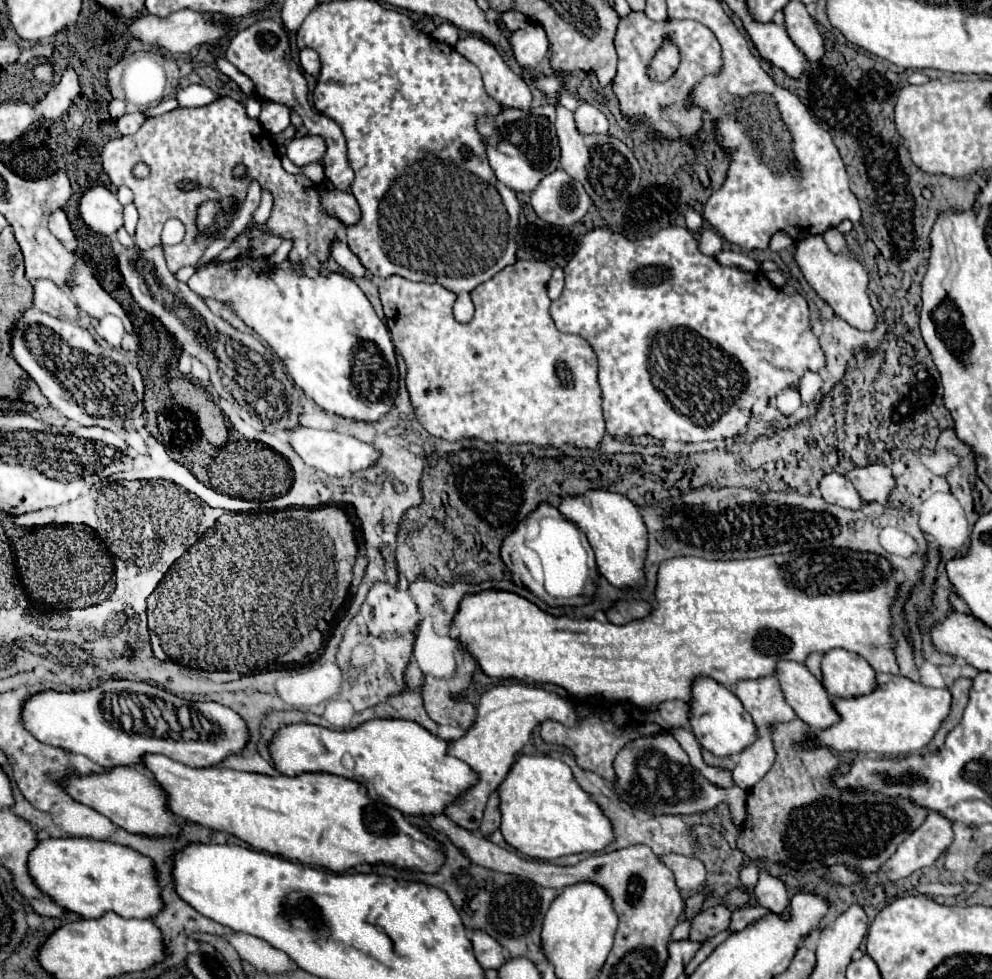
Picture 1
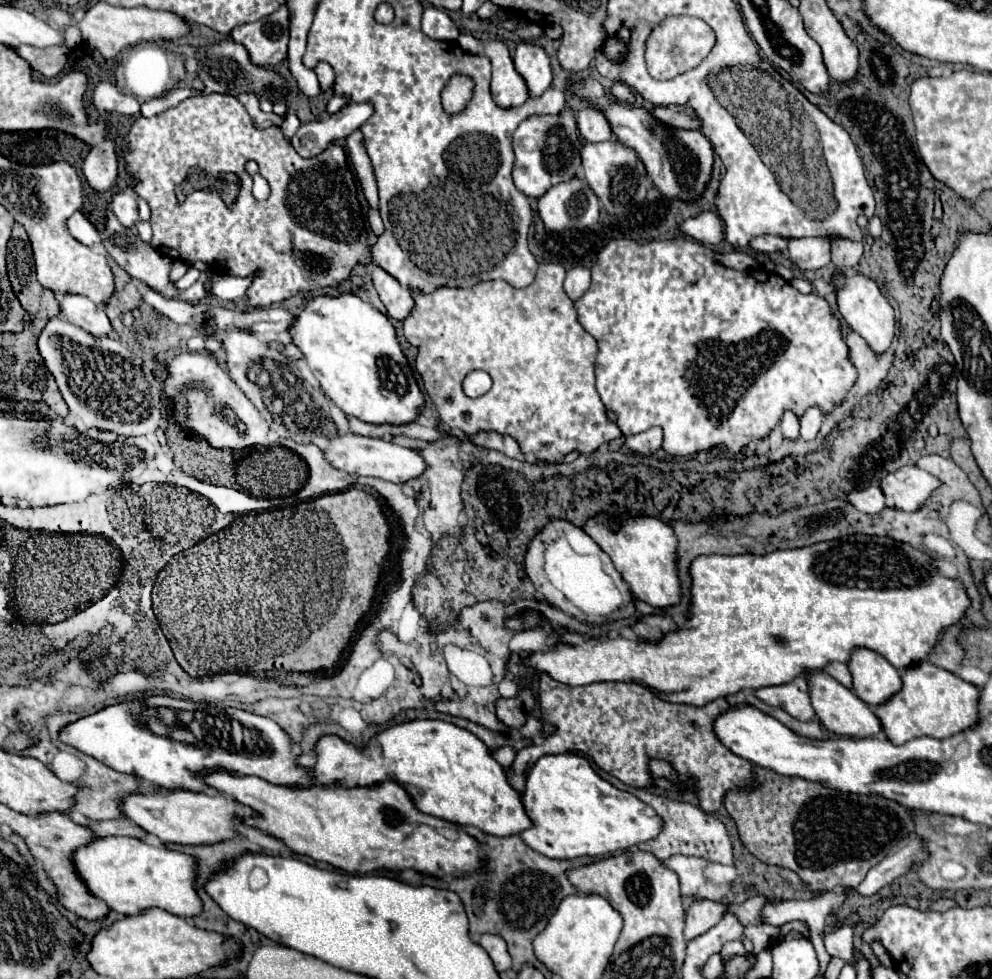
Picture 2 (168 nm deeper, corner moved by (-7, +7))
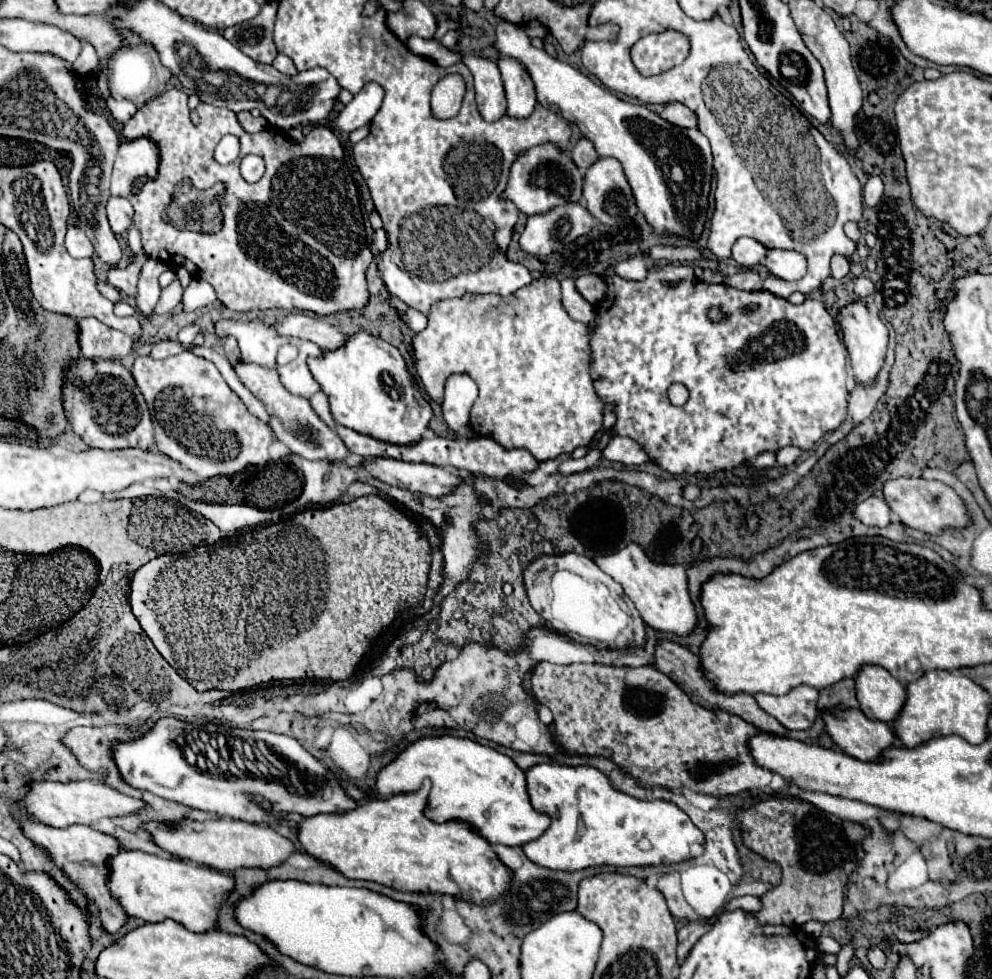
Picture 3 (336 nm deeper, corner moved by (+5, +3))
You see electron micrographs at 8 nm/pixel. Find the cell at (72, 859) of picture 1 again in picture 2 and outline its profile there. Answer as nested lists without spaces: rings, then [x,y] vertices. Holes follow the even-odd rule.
[[[104,837],[80,847],[74,865],[90,893],[104,899],[116,913],[140,915],[152,907],[188,919],[202,913],[202,899],[194,889],[196,859],[186,853],[152,847],[134,837]]]

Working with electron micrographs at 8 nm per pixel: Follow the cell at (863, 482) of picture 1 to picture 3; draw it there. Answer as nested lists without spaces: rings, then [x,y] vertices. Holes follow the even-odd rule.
[[[922,477],[890,479],[884,483],[884,501],[900,523],[930,535],[938,535],[946,527],[964,527],[970,523],[964,503],[954,493],[954,489],[944,485],[942,481],[926,481]]]

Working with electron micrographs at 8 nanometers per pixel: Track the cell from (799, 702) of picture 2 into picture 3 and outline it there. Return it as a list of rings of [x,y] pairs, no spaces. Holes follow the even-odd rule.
[[[798,685],[786,695],[754,695],[756,703],[772,717],[776,717],[786,729],[806,731],[818,717],[818,691],[810,685]]]

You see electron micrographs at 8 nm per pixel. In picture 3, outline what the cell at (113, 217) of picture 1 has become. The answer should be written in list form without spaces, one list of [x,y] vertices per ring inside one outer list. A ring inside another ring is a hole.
[[[110,197],[108,203],[106,203],[106,213],[108,213],[110,227],[116,235],[128,231],[128,227],[132,225],[134,209],[132,209],[130,201],[126,201],[122,197]]]

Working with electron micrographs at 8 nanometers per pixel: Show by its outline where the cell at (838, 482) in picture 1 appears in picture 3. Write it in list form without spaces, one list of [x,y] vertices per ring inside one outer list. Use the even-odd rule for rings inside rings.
[[[868,497],[860,505],[856,505],[854,517],[858,521],[862,521],[864,525],[876,525],[876,527],[884,527],[884,525],[888,525],[892,521],[890,507],[880,497]]]

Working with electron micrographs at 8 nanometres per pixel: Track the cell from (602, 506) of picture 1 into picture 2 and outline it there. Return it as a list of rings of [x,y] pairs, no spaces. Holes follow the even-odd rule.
[[[598,515],[584,525],[584,531],[612,559],[614,567],[620,571],[620,575],[640,601],[660,609],[680,603],[682,591],[676,569],[678,541],[670,525],[654,517],[624,517],[624,523],[618,525],[616,521],[608,521],[608,517]]]

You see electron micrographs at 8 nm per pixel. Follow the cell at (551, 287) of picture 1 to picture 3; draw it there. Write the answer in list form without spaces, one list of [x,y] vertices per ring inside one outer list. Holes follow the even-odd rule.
[[[572,277],[562,279],[562,305],[574,321],[590,323],[594,317],[594,307],[578,293]]]

